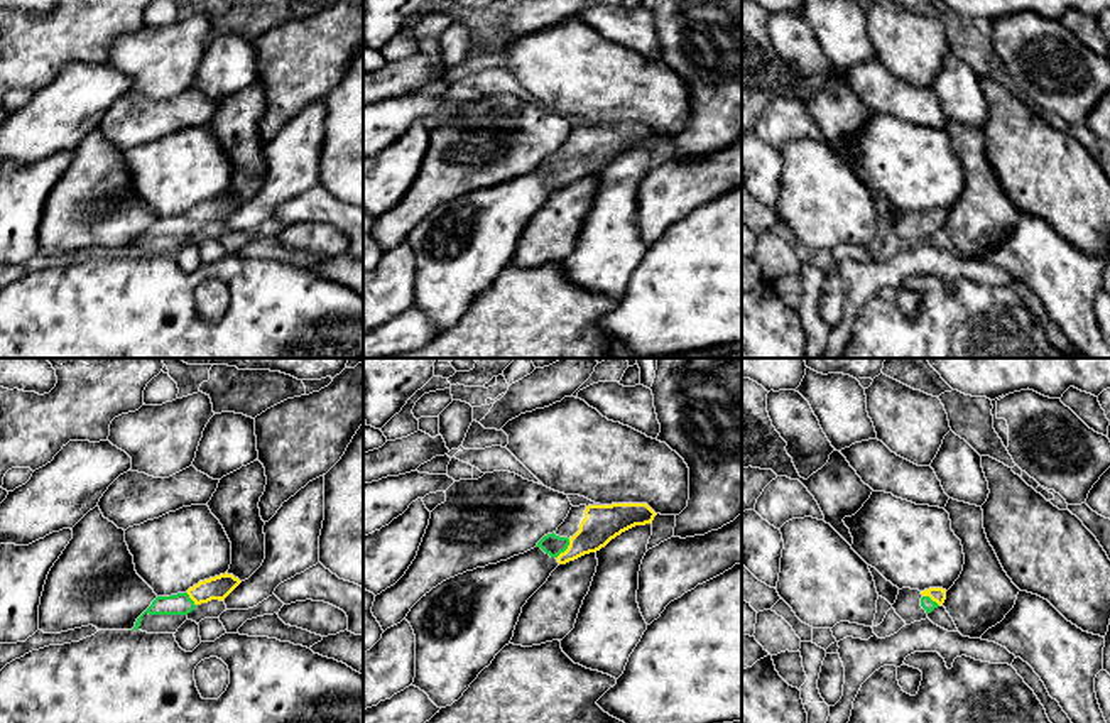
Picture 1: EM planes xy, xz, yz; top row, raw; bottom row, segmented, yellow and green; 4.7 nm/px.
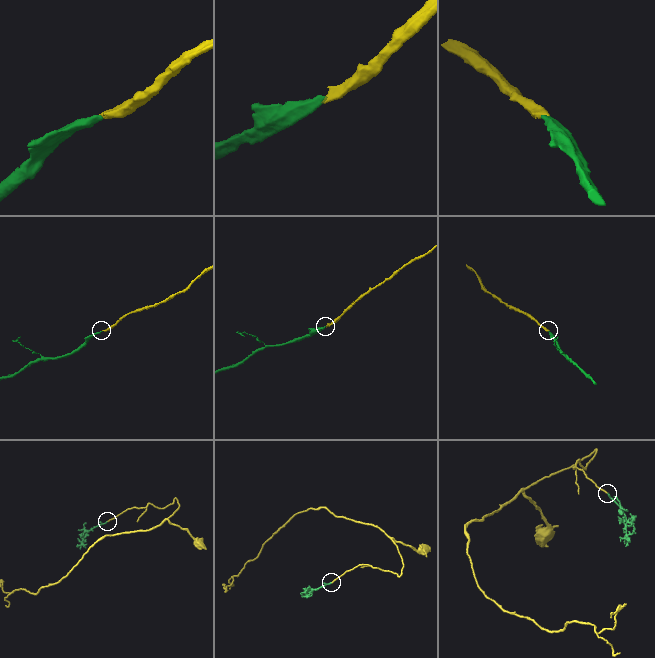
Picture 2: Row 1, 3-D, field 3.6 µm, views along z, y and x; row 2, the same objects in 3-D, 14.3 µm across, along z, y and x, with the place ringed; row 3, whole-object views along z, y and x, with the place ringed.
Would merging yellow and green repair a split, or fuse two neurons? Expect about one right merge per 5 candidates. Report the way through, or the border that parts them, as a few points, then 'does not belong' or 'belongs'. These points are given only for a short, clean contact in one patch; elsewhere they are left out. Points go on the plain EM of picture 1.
across xz (602, 144), (580, 166), (566, 171), (551, 166) | belongs

